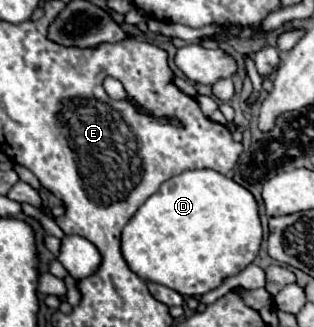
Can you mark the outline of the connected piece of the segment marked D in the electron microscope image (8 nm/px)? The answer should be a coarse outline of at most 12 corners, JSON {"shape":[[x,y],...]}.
{"shape":[[215,170],[163,182],[127,222],[143,280],[201,296],[255,260],[249,190]]}

